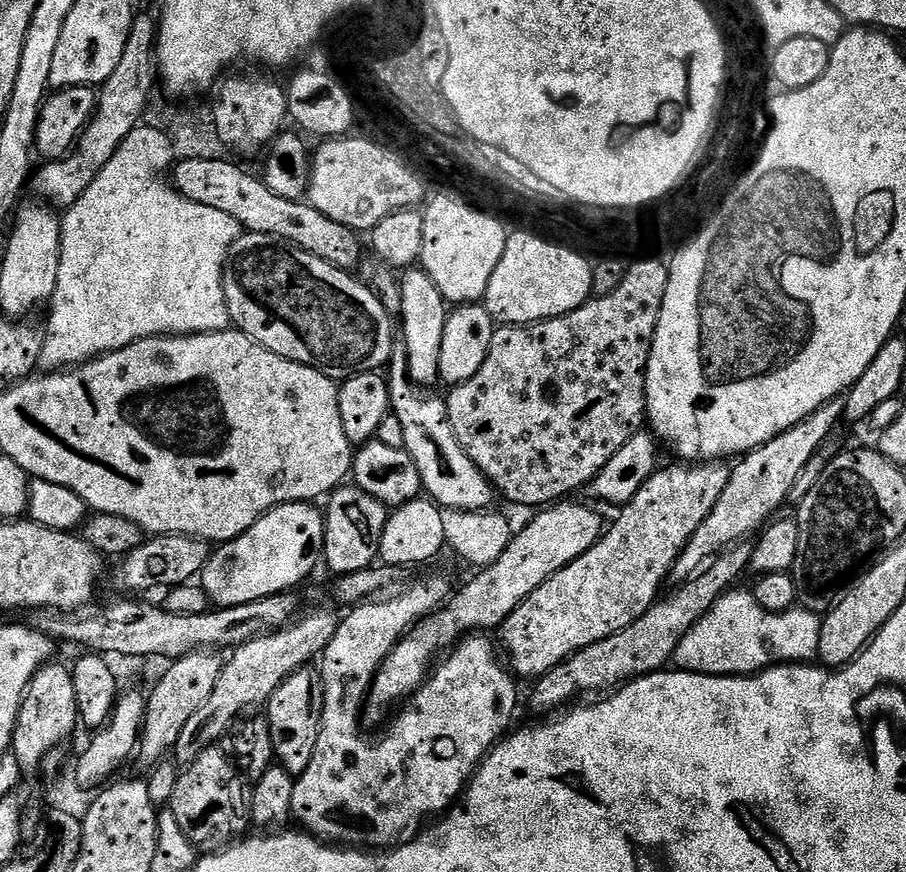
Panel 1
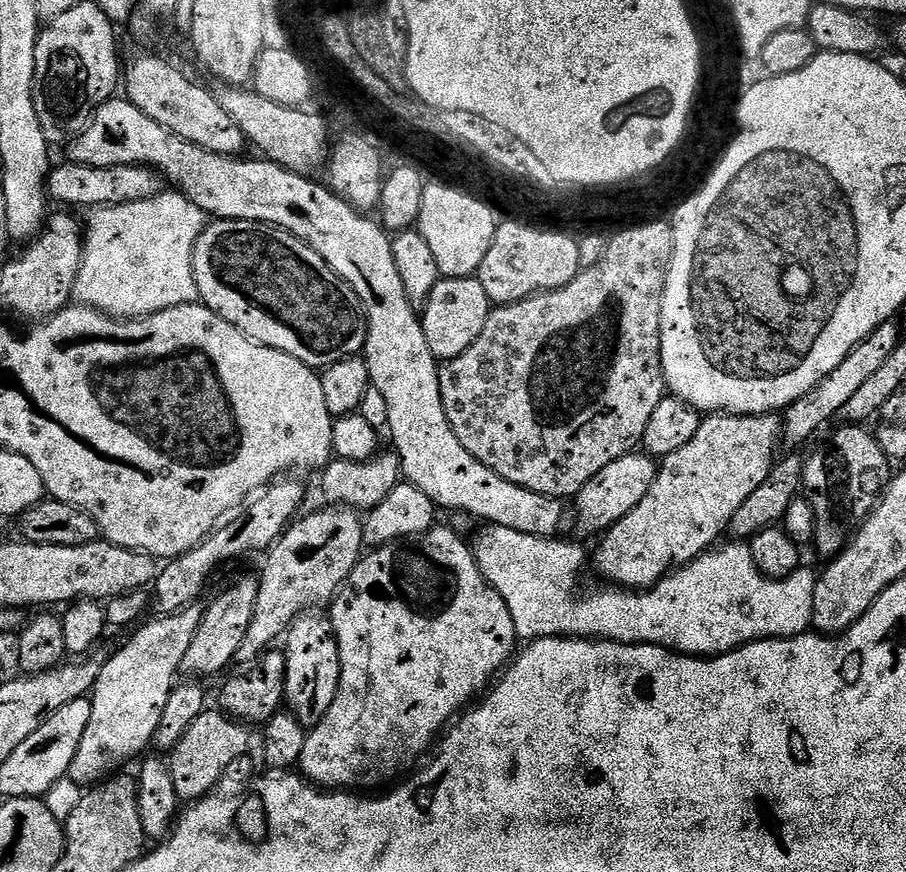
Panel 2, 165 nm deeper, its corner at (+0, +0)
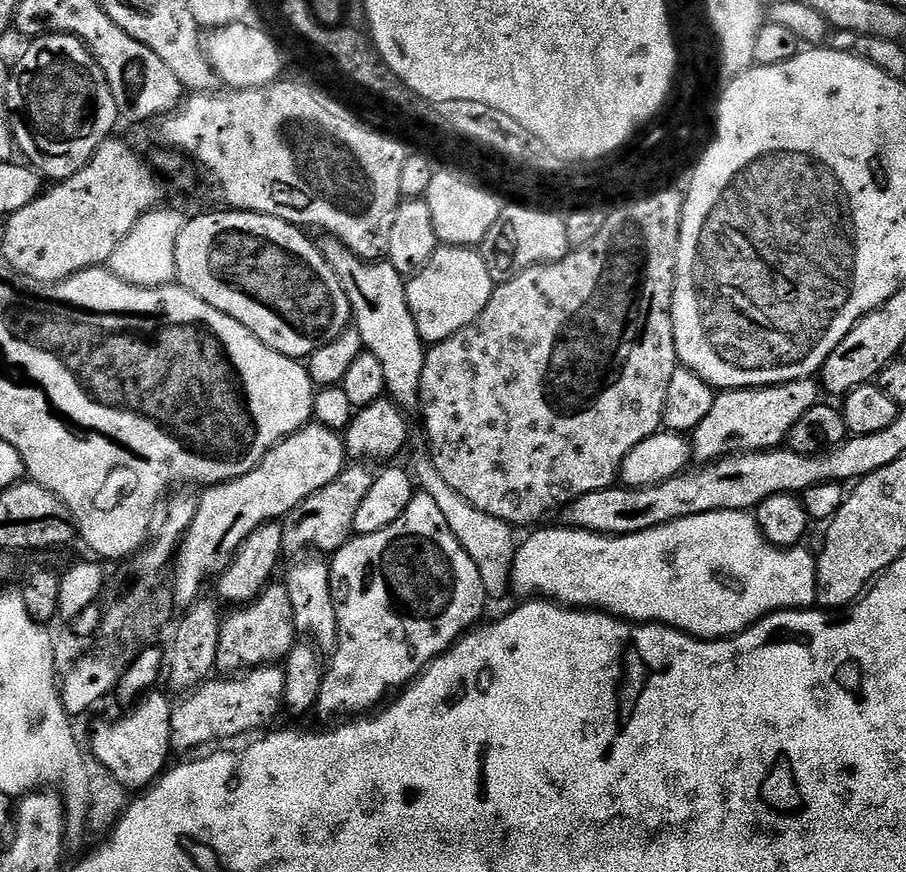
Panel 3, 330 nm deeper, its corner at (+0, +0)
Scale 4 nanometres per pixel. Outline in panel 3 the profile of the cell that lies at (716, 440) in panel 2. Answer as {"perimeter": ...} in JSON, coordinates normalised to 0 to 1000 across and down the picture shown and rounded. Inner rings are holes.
{"perimeter":[[[900,435],[877,436],[849,445],[805,445],[791,453],[784,475],[764,497],[764,522],[773,532],[784,532],[813,518],[850,518],[869,506],[876,484],[900,463],[906,462],[907,445]]]}

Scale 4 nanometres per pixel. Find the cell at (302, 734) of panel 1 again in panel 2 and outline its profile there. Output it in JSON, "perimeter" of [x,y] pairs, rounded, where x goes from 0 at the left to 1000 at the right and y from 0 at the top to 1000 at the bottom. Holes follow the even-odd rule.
{"perimeter":[[[341,700],[325,712],[317,722],[311,747],[316,755],[316,791],[313,800],[317,815],[327,820],[329,828],[343,837],[360,823],[360,814],[369,805],[369,796],[373,796],[375,781],[375,751],[371,724],[361,705],[350,704]]]}

